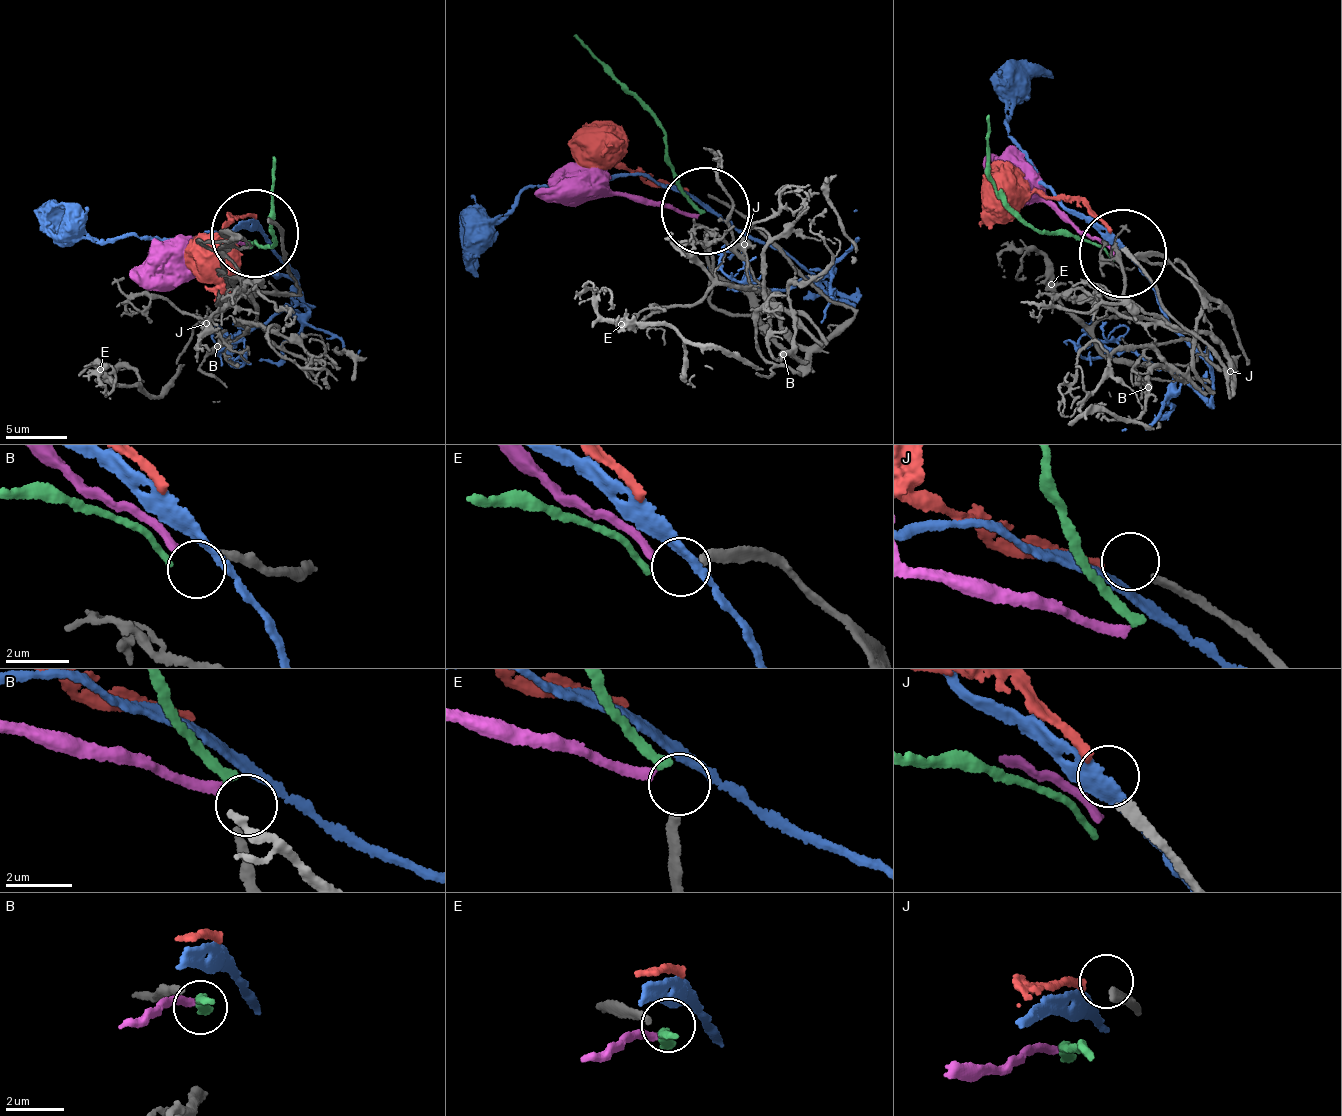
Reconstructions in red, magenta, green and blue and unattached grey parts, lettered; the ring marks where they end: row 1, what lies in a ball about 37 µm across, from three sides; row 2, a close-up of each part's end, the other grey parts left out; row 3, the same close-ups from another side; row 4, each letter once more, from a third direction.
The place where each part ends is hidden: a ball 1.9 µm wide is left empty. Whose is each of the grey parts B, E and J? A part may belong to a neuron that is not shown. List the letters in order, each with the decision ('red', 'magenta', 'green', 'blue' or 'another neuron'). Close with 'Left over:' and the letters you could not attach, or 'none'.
B: green
E: magenta
J: red
Left over: none

